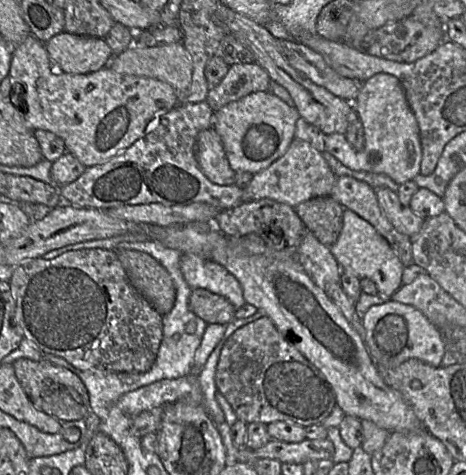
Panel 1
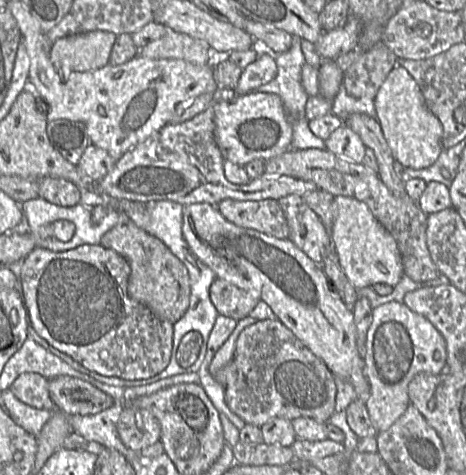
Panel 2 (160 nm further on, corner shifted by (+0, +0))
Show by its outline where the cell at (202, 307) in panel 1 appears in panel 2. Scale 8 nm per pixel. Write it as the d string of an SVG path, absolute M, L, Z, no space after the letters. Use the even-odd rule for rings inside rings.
M220 278L211 284L209 297L219 315L236 321L249 316L260 301L256 292L240 289Z

